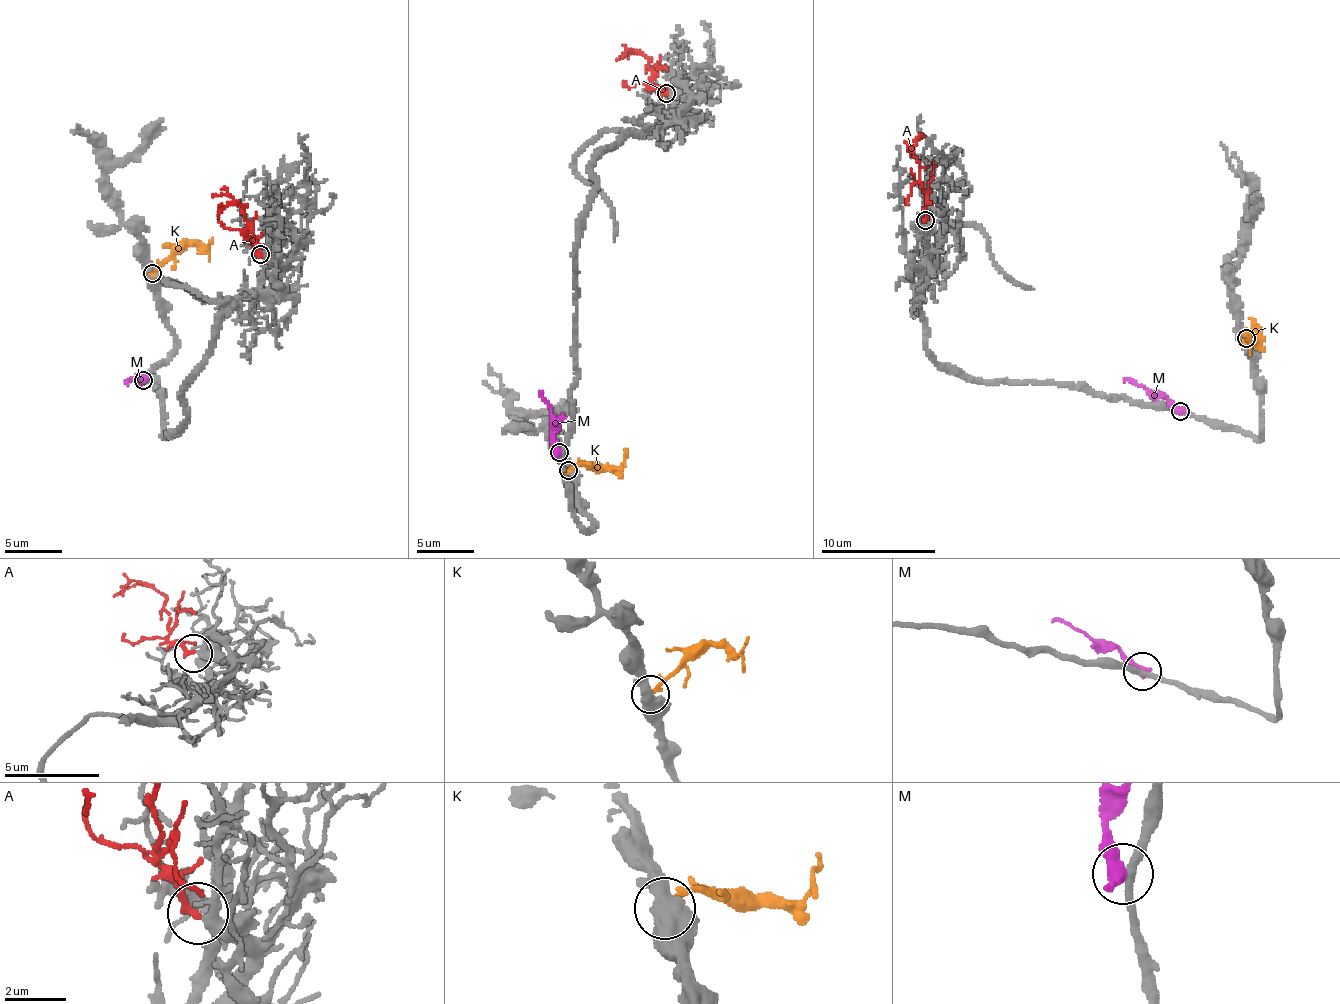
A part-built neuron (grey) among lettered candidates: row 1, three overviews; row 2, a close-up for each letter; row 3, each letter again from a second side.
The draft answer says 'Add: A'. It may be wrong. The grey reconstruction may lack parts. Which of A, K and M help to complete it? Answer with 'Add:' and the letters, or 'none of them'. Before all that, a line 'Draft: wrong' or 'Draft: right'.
Draft: right
Add: A

